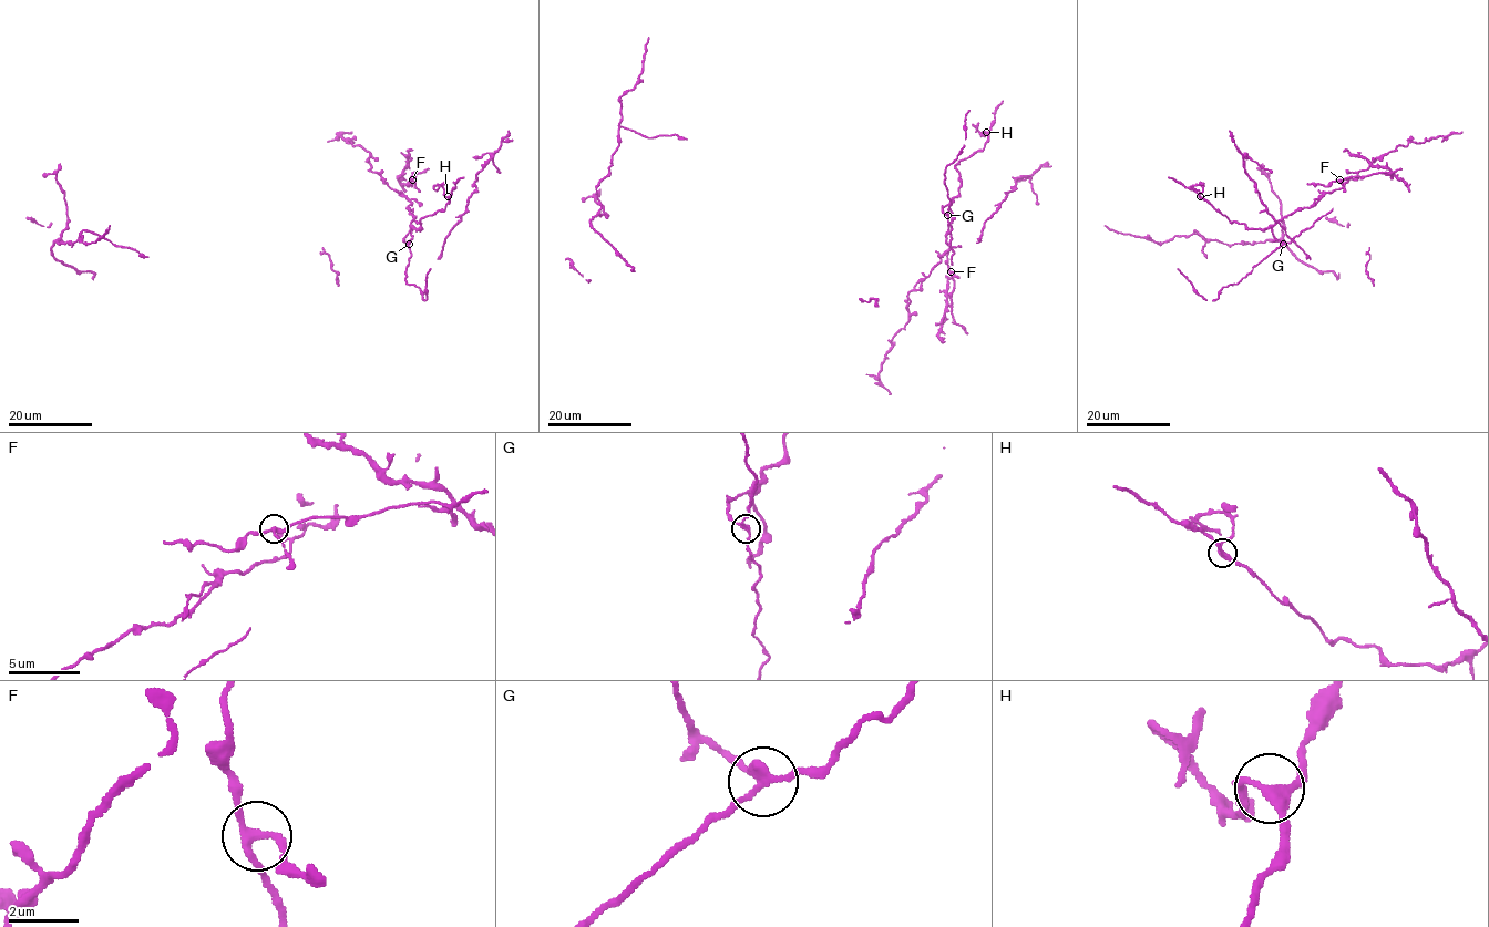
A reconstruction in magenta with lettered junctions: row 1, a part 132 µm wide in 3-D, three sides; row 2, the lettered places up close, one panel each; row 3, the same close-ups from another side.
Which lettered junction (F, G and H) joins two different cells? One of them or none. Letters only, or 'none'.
G

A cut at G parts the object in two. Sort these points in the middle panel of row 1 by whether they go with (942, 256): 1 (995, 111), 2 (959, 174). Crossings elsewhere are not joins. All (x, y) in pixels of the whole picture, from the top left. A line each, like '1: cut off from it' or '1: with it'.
1: with it
2: with it

